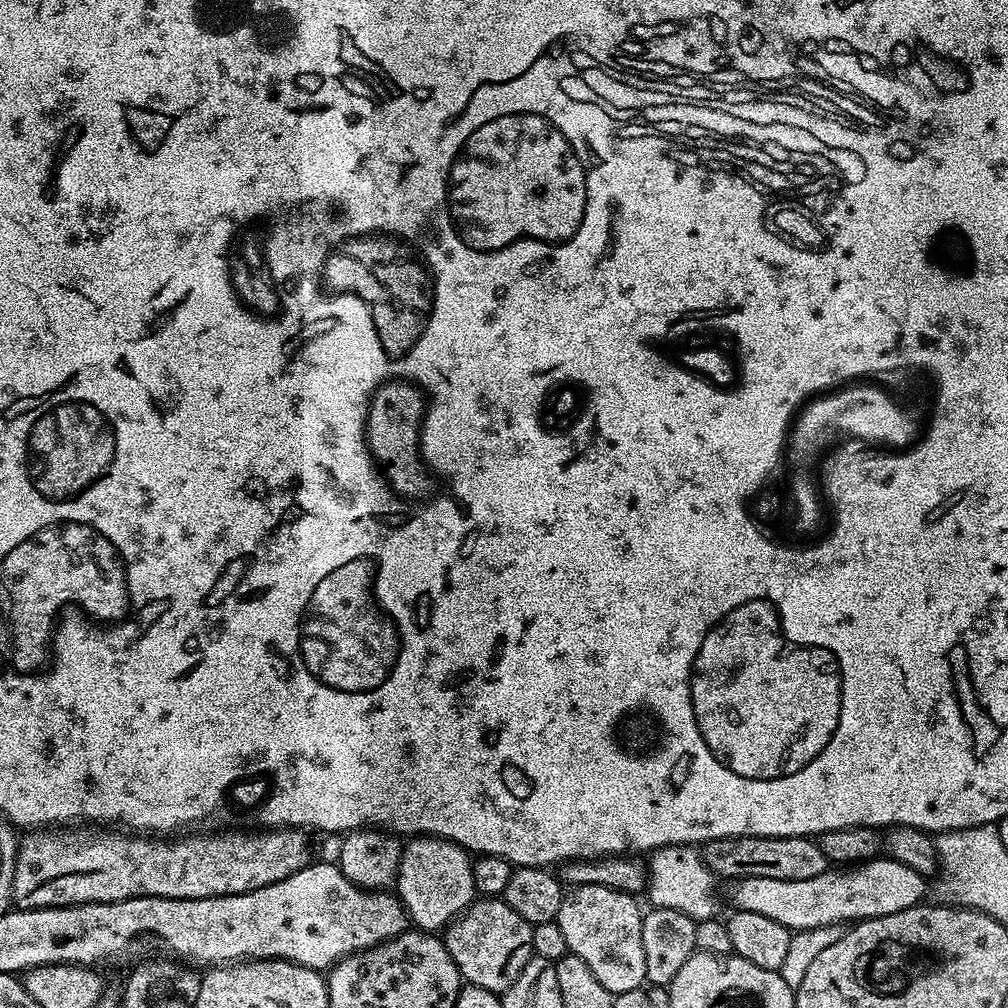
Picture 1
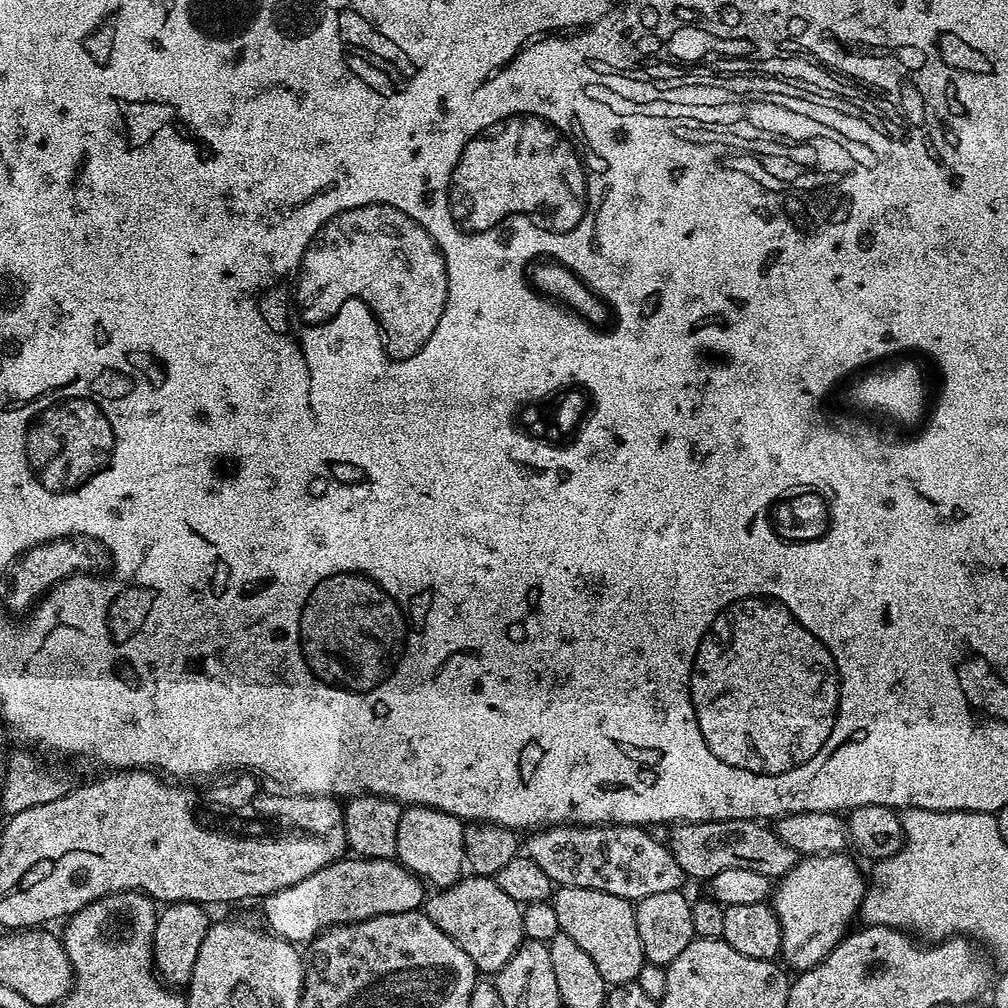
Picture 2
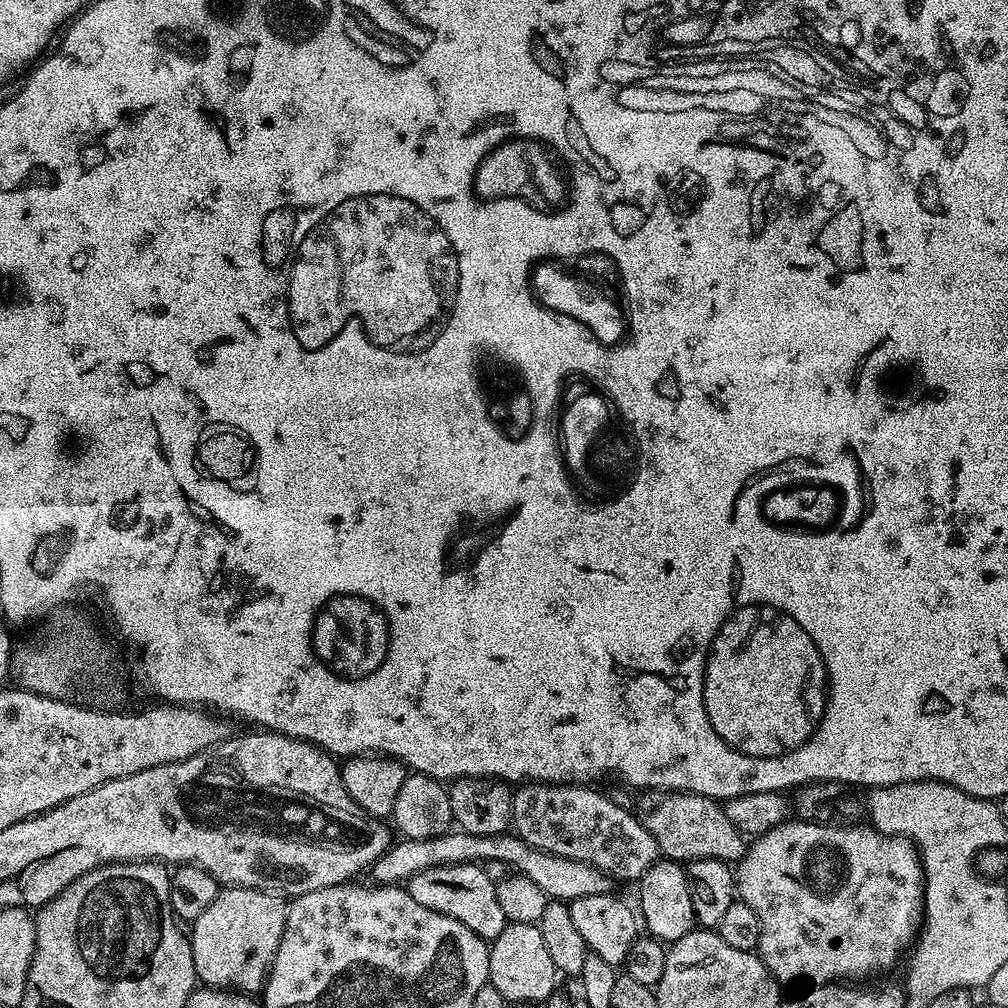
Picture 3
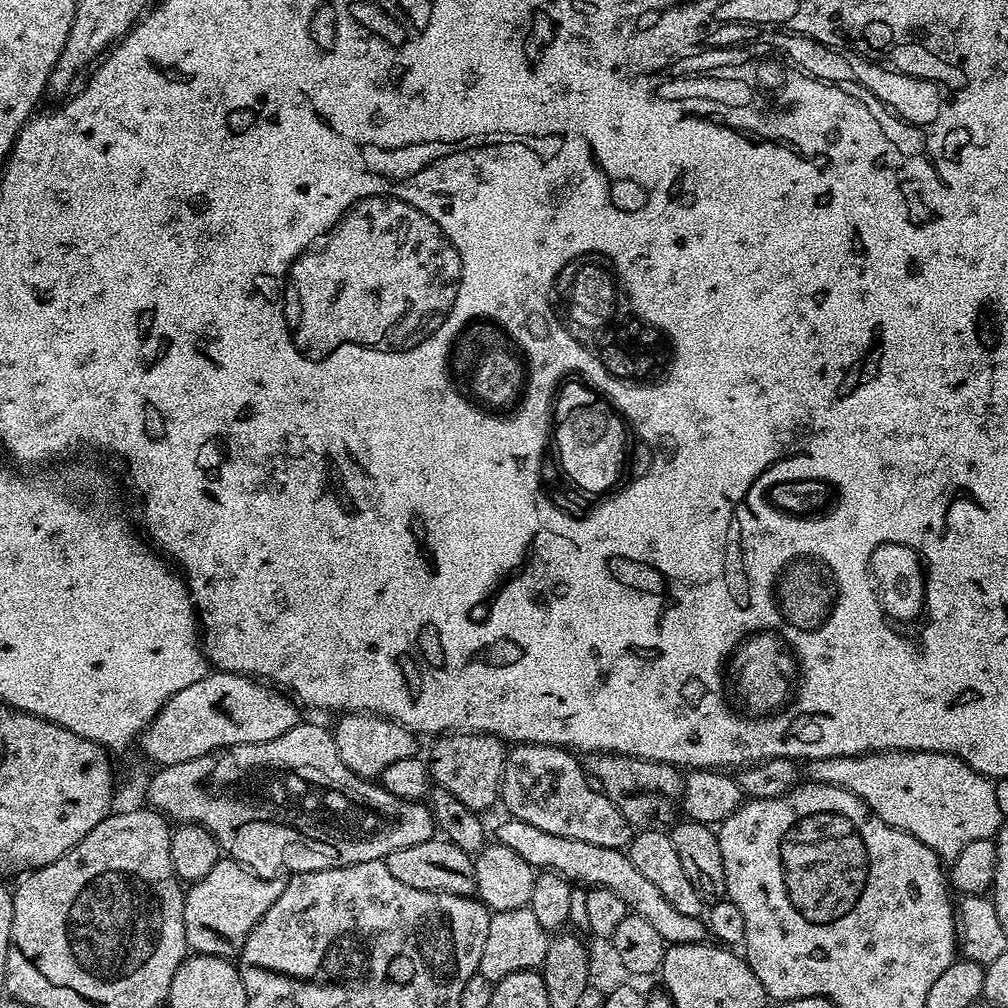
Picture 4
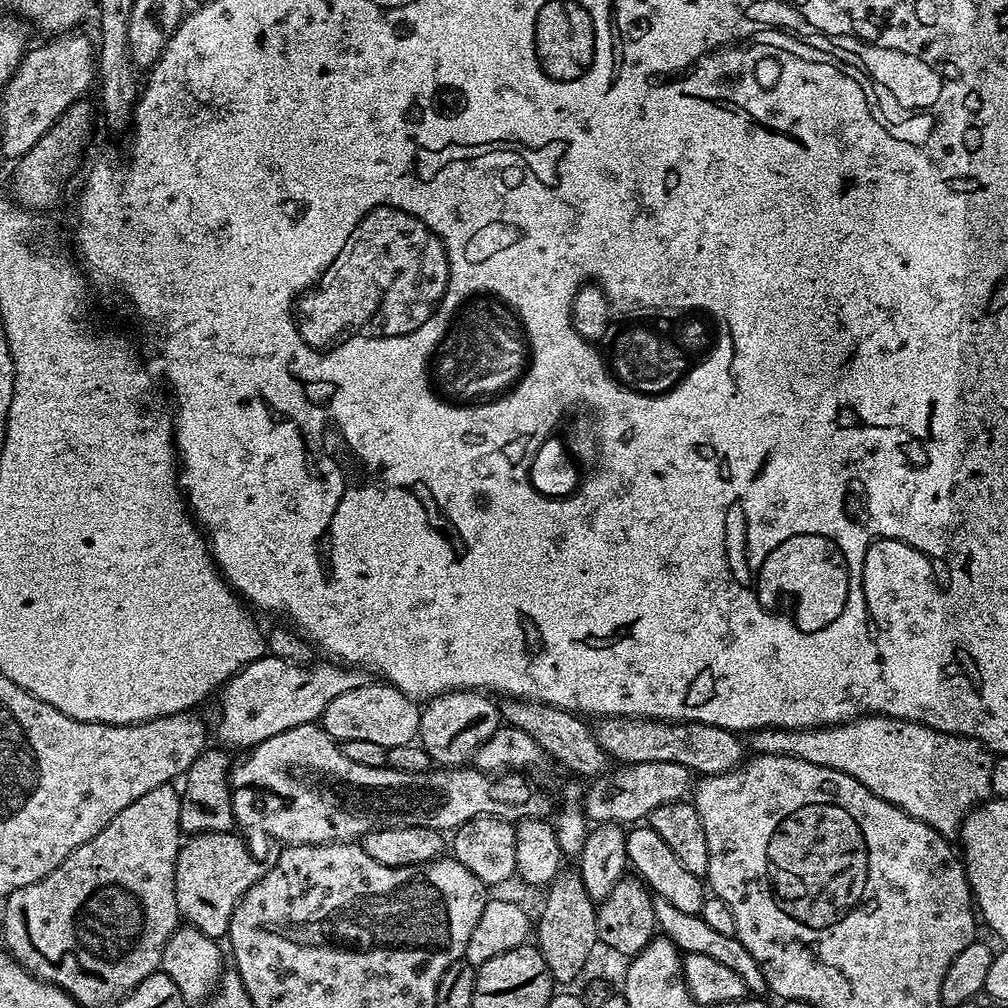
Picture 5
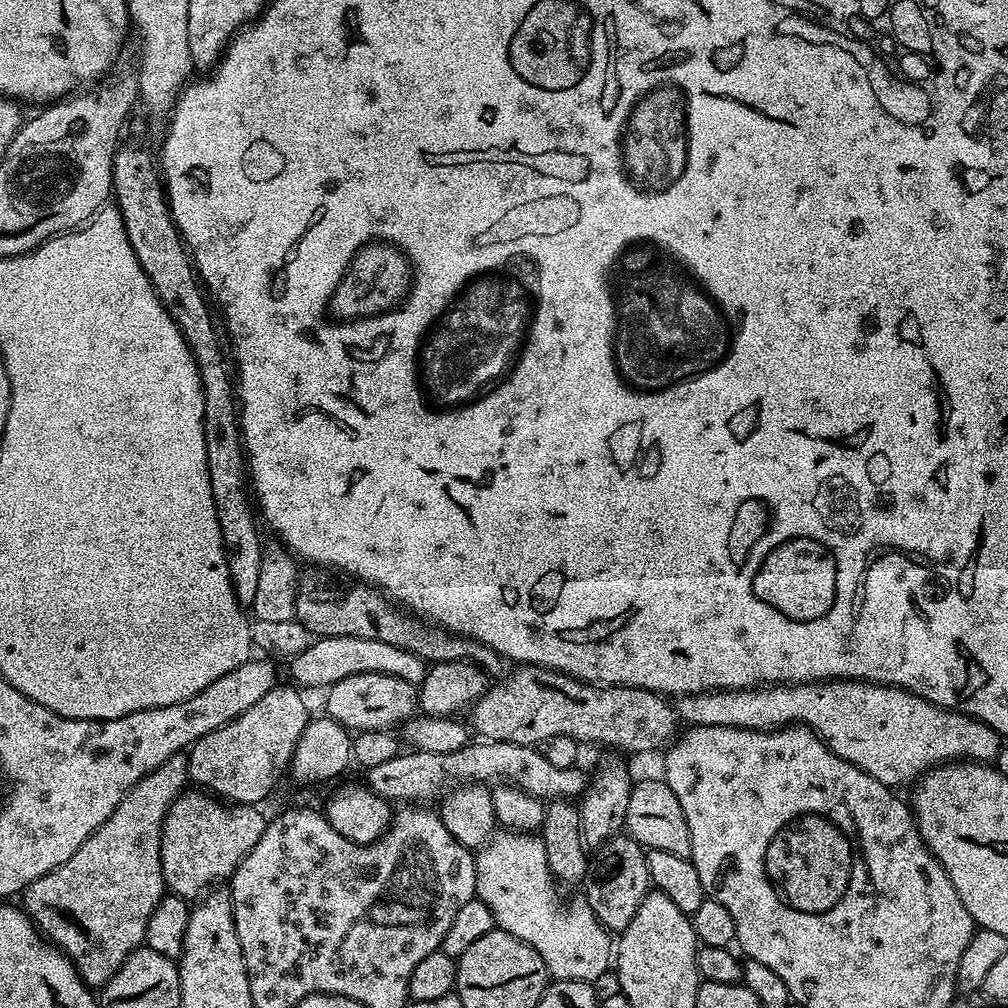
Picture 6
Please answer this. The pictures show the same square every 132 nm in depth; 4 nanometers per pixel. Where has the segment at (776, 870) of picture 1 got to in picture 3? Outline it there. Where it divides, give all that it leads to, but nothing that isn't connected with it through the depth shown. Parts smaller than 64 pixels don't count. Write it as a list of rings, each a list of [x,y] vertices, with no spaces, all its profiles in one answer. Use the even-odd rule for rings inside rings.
[[[648,790],[641,796],[644,797],[634,806],[634,813],[642,826],[653,835],[661,857],[677,862],[701,860],[702,858],[736,862],[744,855],[746,851],[745,833],[741,832],[738,826],[734,826],[734,822],[730,822],[730,818],[726,818],[723,807],[717,801],[712,800],[708,796],[695,796],[689,792],[657,792]]]

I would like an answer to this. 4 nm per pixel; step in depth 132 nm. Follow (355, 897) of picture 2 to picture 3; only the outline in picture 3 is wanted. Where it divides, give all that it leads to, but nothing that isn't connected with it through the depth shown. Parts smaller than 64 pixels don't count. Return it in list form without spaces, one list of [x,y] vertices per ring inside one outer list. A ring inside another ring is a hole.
[[[449,830],[441,836],[425,840],[397,839],[380,855],[370,867],[370,874],[377,885],[403,885],[411,876],[427,868],[443,864],[475,864],[477,862],[502,862],[519,875],[530,878],[538,890],[552,902],[571,902],[578,898],[586,898],[590,894],[611,893],[614,880],[608,874],[584,861],[574,861],[566,857],[555,856],[554,853],[543,852],[528,845],[515,834],[502,836],[475,836],[469,832]]]

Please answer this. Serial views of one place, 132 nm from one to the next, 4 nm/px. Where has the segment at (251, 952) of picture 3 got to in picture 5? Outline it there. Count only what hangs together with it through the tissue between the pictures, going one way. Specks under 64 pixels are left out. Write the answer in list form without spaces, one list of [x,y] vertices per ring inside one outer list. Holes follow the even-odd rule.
[[[235,831],[197,832],[180,845],[176,856],[176,901],[187,927],[202,930],[213,938],[228,935],[232,911],[262,875],[261,861],[252,855],[247,843]]]

